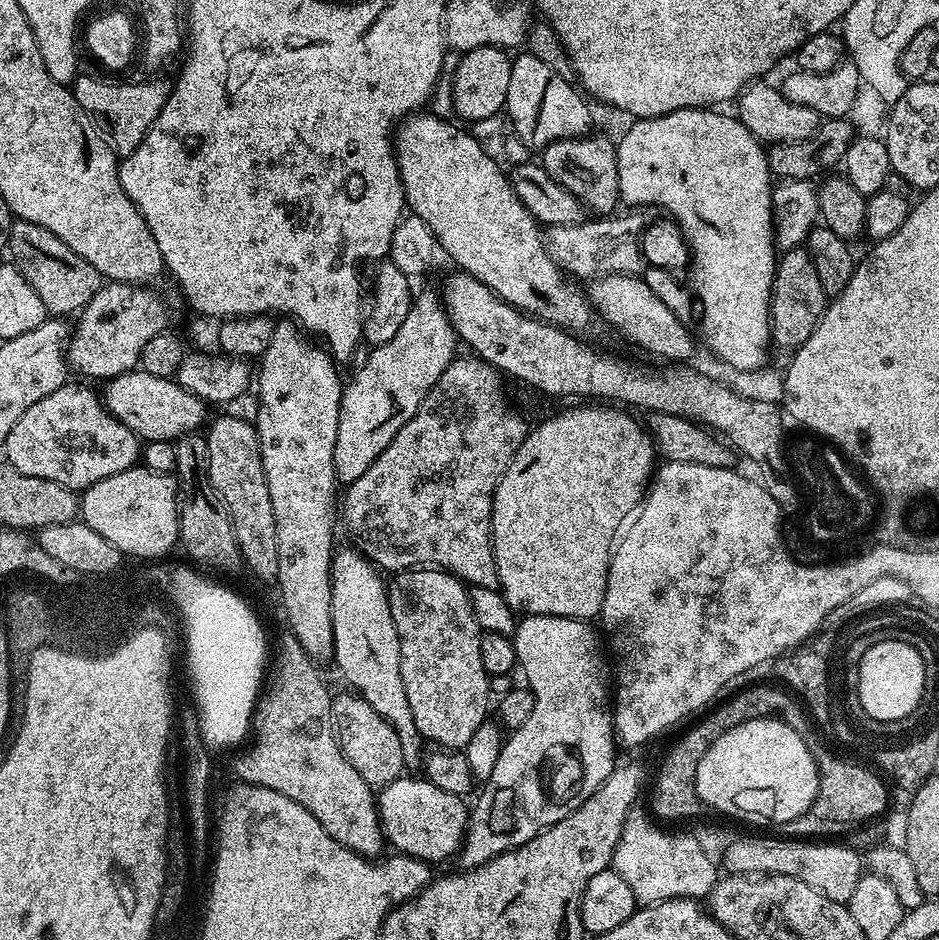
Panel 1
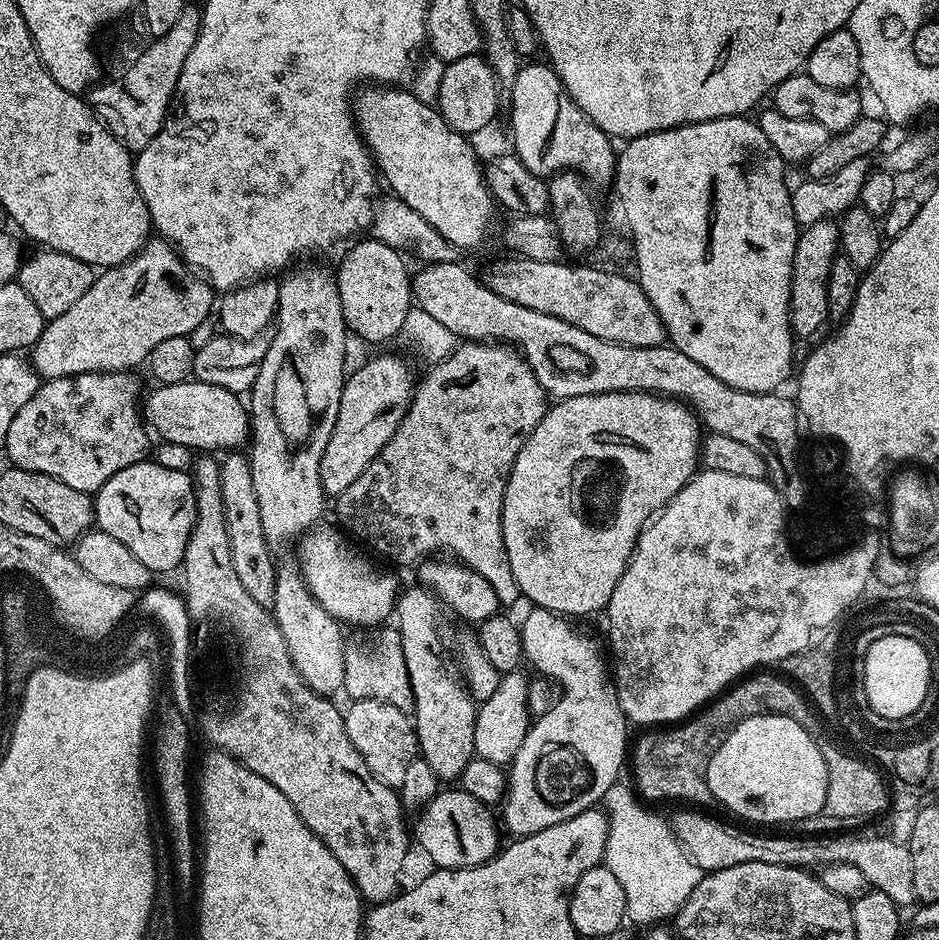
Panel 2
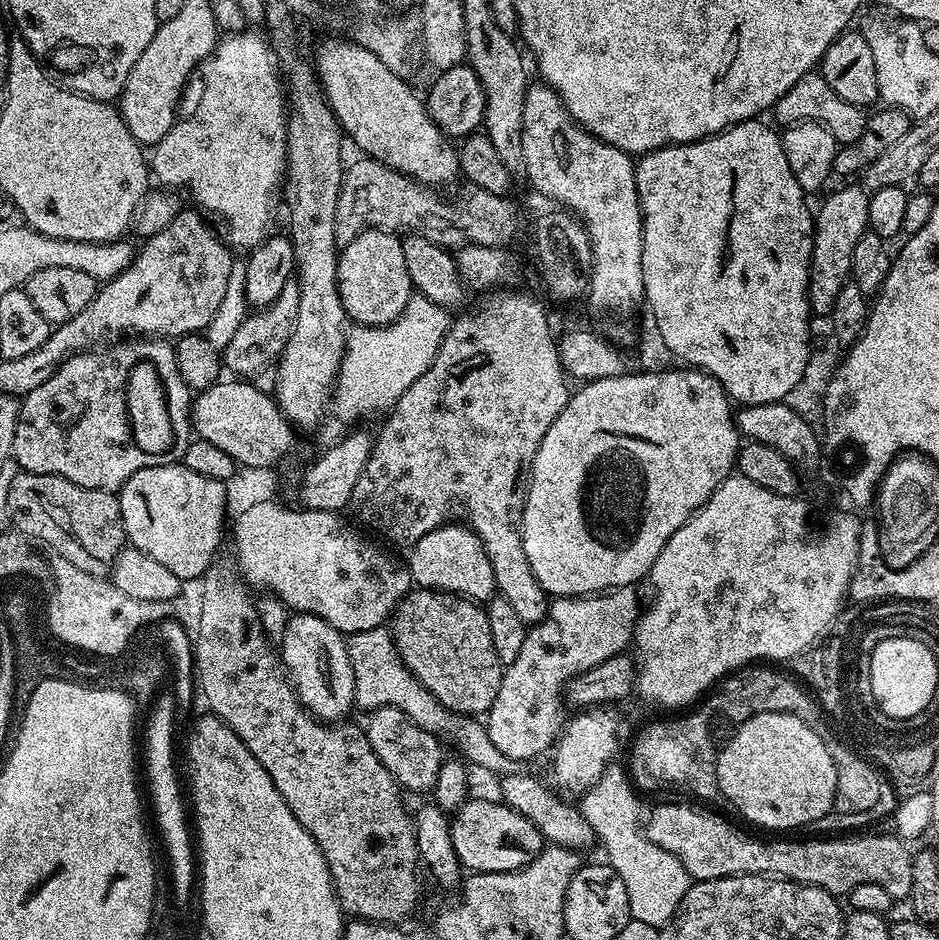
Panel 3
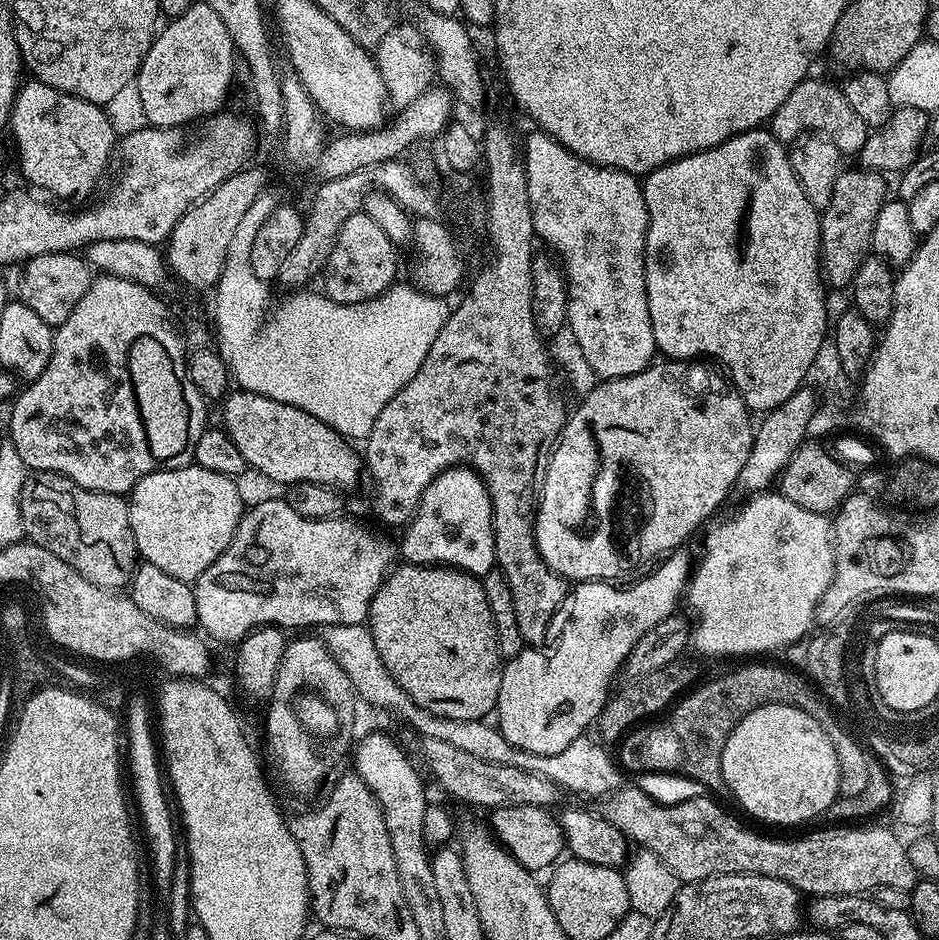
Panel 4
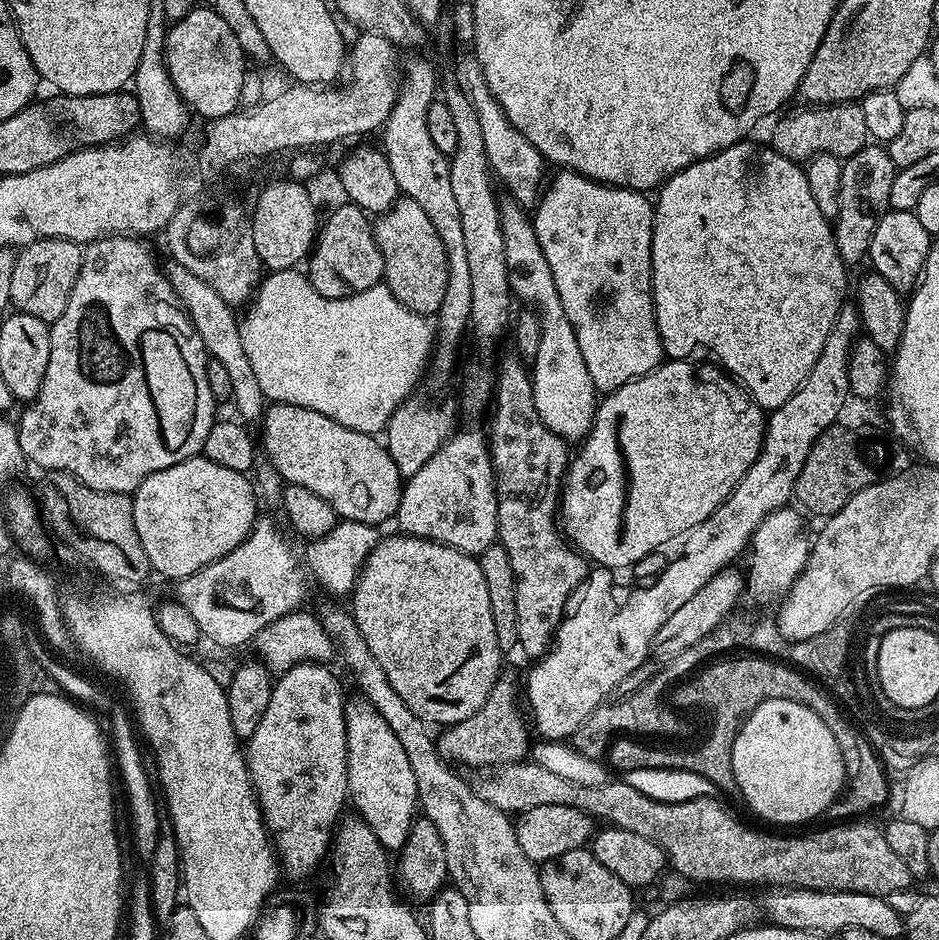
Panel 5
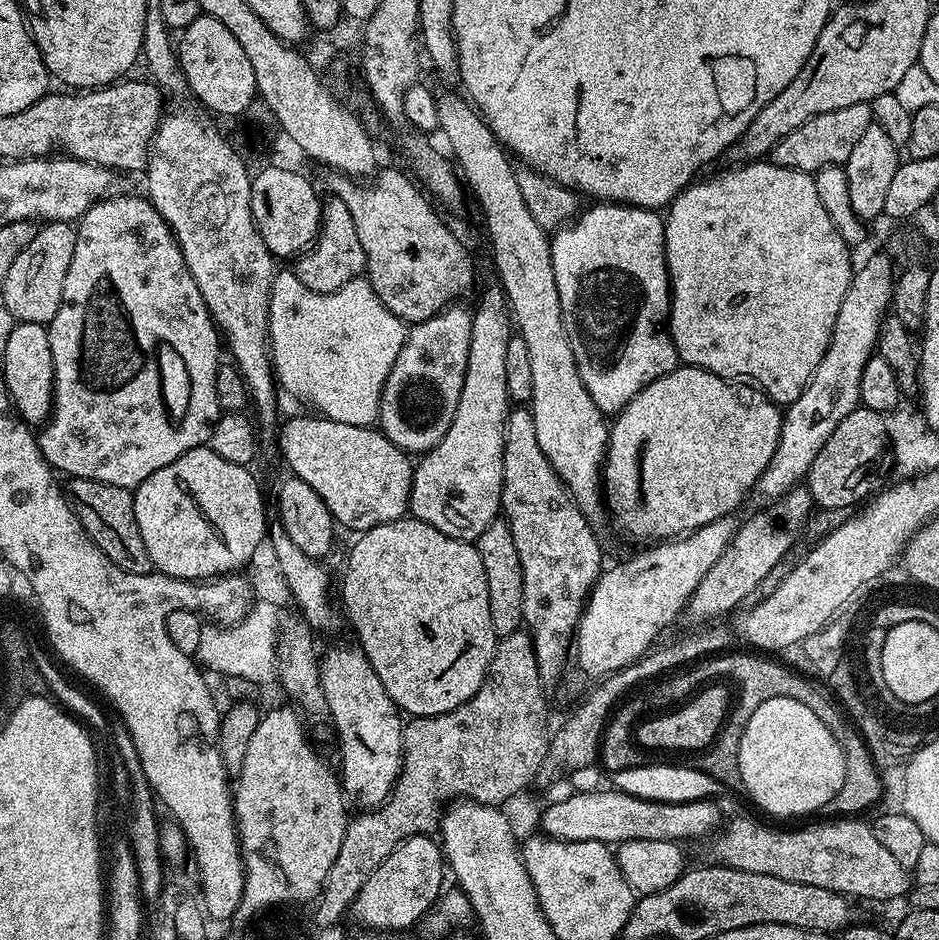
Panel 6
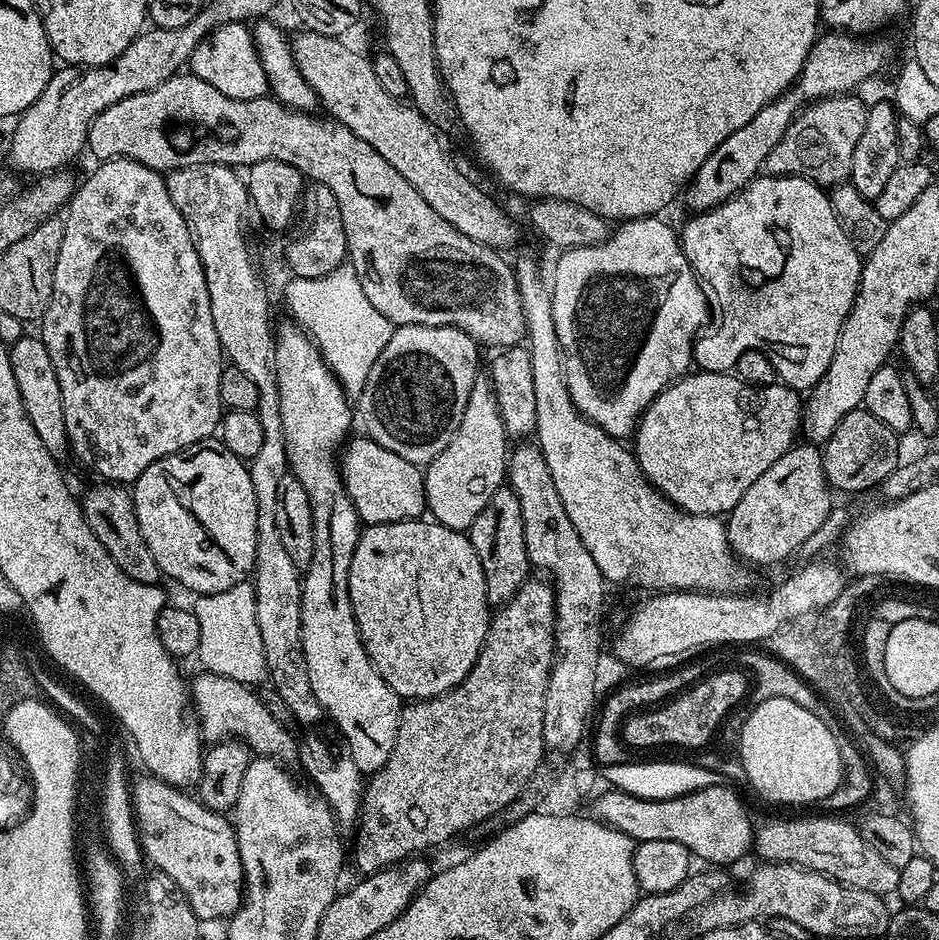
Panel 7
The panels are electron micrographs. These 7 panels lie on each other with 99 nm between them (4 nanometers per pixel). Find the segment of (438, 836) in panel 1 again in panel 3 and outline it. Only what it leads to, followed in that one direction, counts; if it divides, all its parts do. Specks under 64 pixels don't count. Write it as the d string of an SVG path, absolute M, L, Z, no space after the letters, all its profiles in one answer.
M499 799L465 800L450 820L452 842L461 865L473 872L513 872L532 861L546 847L544 835L518 810Z

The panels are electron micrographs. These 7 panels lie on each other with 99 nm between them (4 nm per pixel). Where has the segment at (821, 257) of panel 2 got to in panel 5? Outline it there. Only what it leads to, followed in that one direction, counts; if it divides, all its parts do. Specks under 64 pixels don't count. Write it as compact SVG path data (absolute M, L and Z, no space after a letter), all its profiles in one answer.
M876 142L865 144L858 154L848 157L843 161L842 170L842 190L838 190L838 214L834 221L834 231L836 233L836 245L838 254L844 260L845 265L853 266L859 260L863 261L868 255L870 238L874 238L874 226L890 211L890 186L894 186L894 178L897 174L895 162L890 158L887 147Z

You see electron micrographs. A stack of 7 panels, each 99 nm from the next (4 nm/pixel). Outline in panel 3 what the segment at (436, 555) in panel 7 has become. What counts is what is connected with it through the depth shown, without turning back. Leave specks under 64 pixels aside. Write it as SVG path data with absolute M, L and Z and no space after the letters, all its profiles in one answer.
M417 587L397 604L390 631L404 665L442 706L470 717L487 713L498 694L504 668L494 654L487 611L477 601Z

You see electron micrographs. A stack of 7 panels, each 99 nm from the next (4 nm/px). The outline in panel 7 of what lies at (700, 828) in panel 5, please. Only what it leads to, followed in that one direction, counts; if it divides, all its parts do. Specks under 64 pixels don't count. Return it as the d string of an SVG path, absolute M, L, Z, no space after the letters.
M832 814L800 816L797 820L772 820L755 829L754 852L764 862L774 864L798 864L809 872L820 872L831 880L842 882L858 890L870 890L870 894L888 898L898 886L899 868L890 866L866 838L862 838L855 823L847 824Z

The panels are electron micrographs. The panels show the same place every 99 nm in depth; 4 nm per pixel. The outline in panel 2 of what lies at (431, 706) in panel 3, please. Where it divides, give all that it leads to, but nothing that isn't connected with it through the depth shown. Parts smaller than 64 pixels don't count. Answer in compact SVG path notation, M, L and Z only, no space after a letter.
M384 626L379 629L374 644L352 644L346 648L346 692L352 700L381 700L398 706L398 710L411 713L416 707L412 697L410 674L402 654L399 627Z

